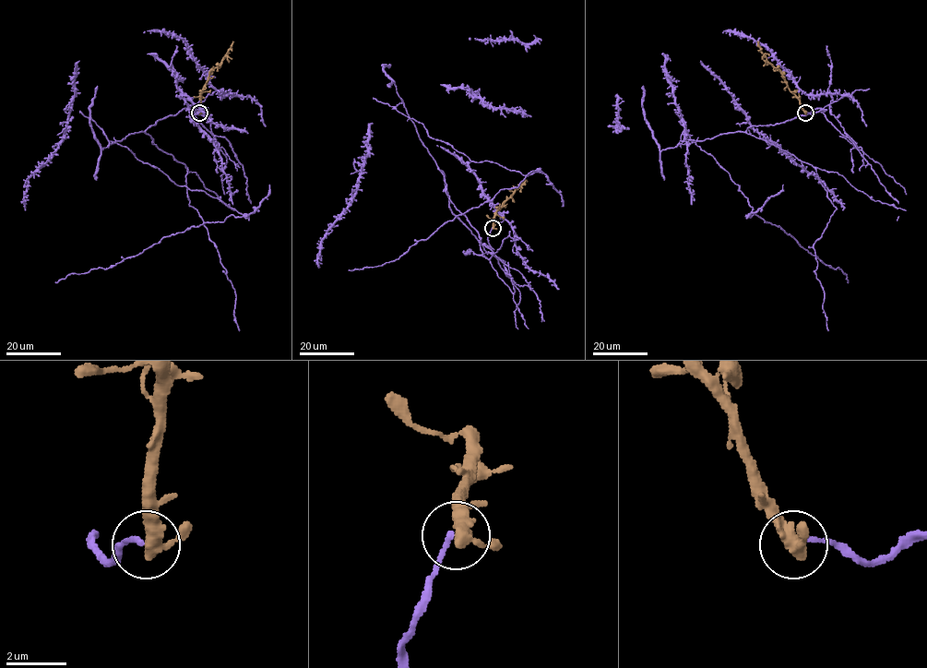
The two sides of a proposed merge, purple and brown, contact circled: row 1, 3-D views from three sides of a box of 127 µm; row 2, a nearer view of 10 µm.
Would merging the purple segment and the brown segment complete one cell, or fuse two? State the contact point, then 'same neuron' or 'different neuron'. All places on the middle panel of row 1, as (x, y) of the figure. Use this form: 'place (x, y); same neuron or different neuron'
place (493, 228); different neuron

